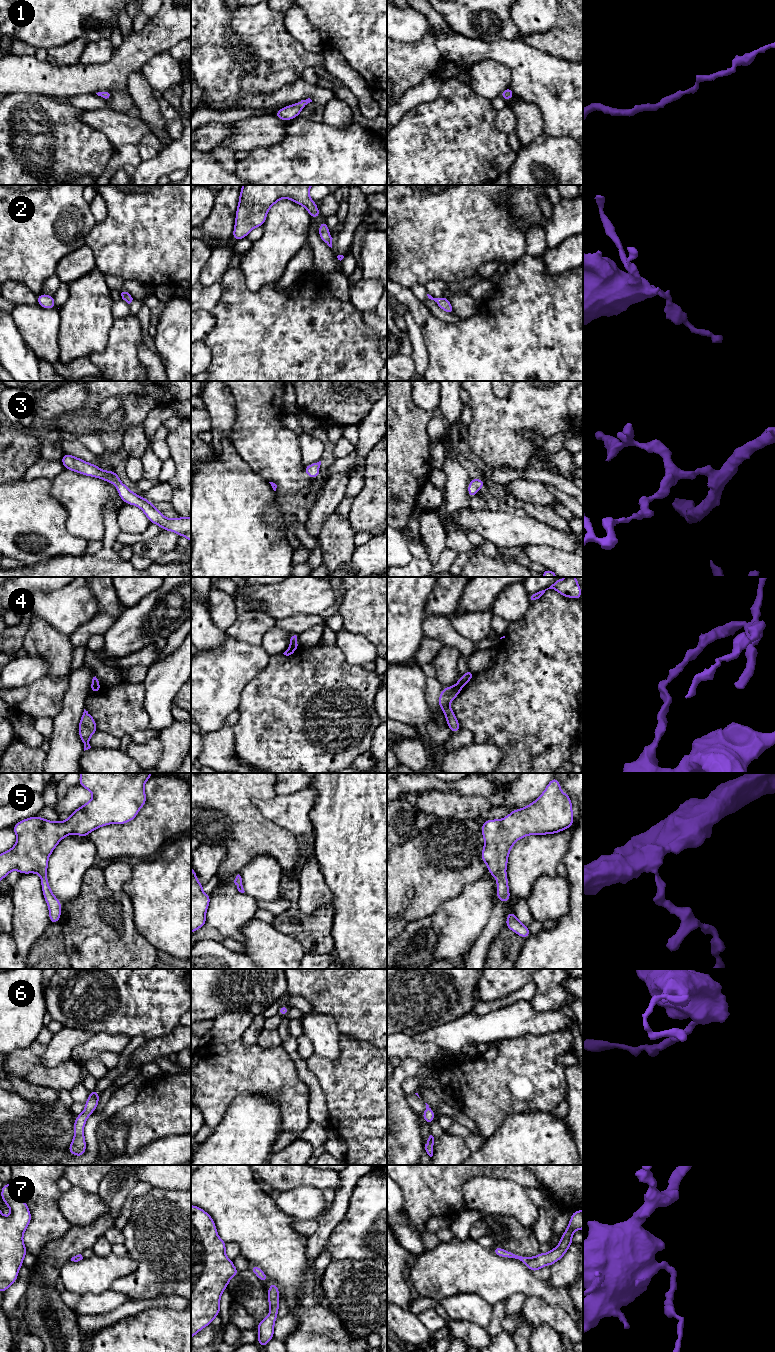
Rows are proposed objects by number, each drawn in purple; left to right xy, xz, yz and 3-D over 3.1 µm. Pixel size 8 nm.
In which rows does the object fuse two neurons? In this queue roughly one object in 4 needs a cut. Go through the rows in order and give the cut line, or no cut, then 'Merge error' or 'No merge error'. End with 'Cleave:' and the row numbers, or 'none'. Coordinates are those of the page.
1: No split. No merge error
2: No split. No merge error
3: No split. No merge error
4: Split along yz (456, 685), (460, 689). Merge error
5: No split. No merge error
6: No split. No merge error
7: No split. No merge error
Cleave: 4

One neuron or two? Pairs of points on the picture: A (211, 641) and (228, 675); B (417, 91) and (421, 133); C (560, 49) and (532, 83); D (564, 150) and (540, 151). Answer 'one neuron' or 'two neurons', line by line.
A: two neurons
B: two neurons
C: two neurons
D: one neuron

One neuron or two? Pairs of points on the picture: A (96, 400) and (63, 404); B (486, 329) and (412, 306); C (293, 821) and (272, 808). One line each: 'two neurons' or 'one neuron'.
A: two neurons
B: two neurons
C: one neuron

